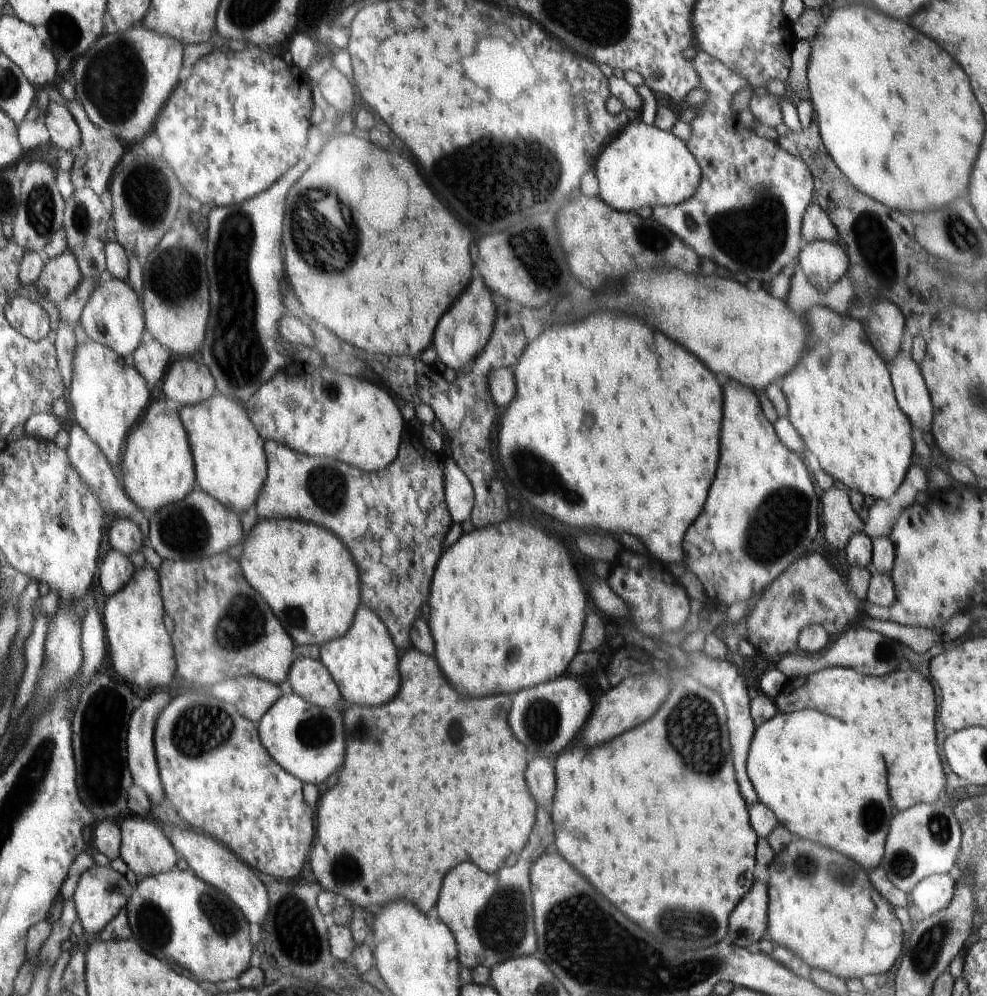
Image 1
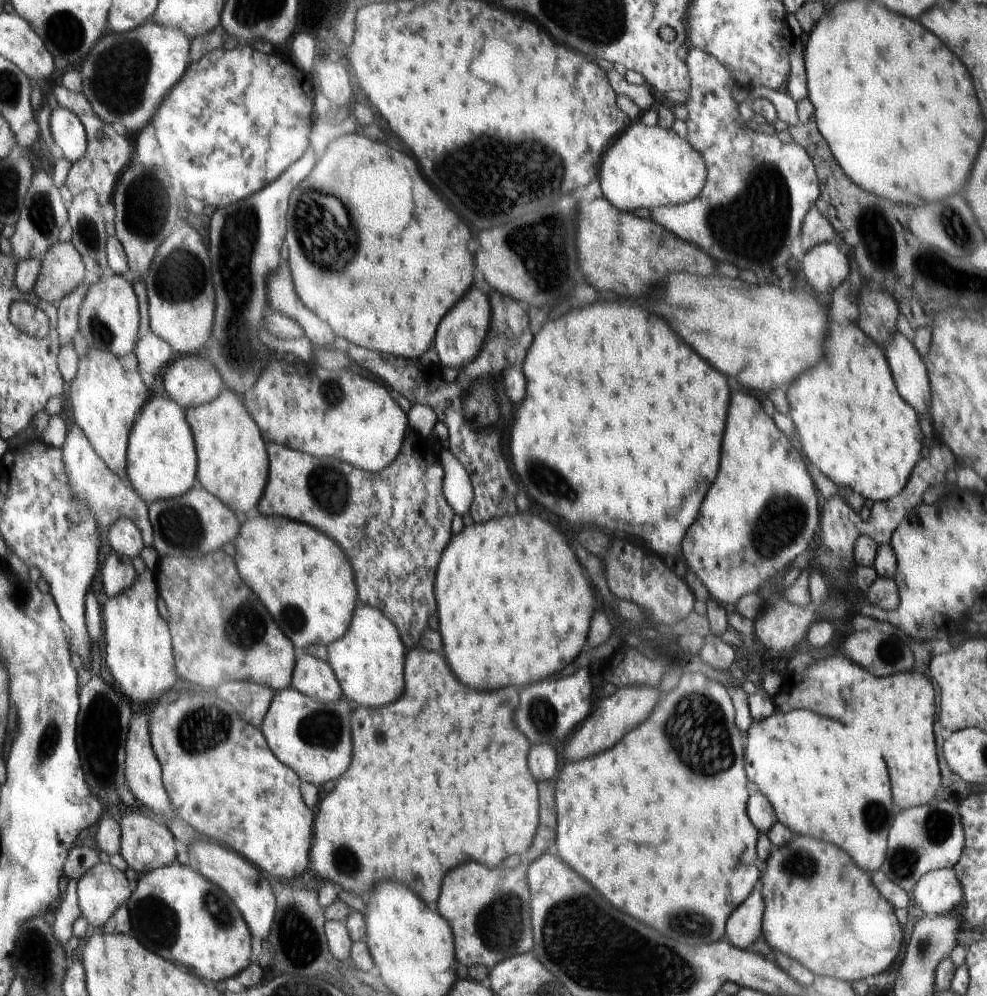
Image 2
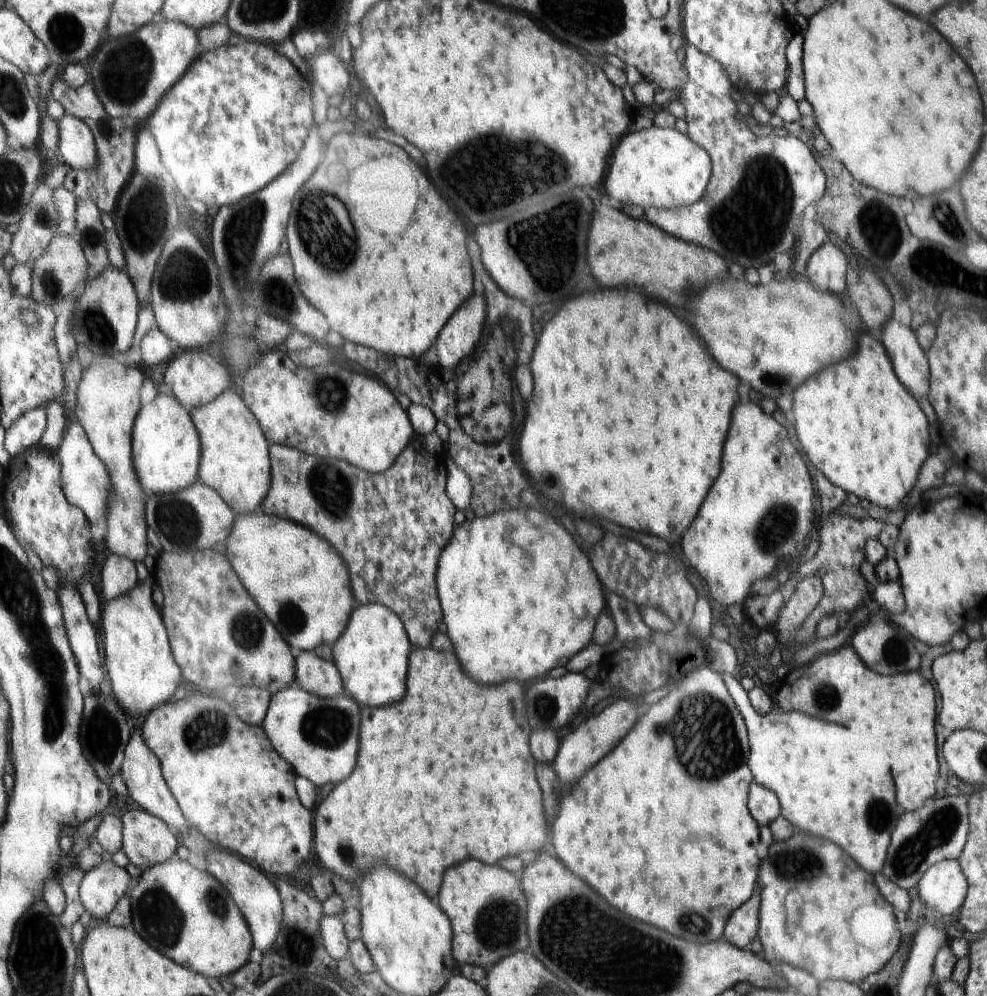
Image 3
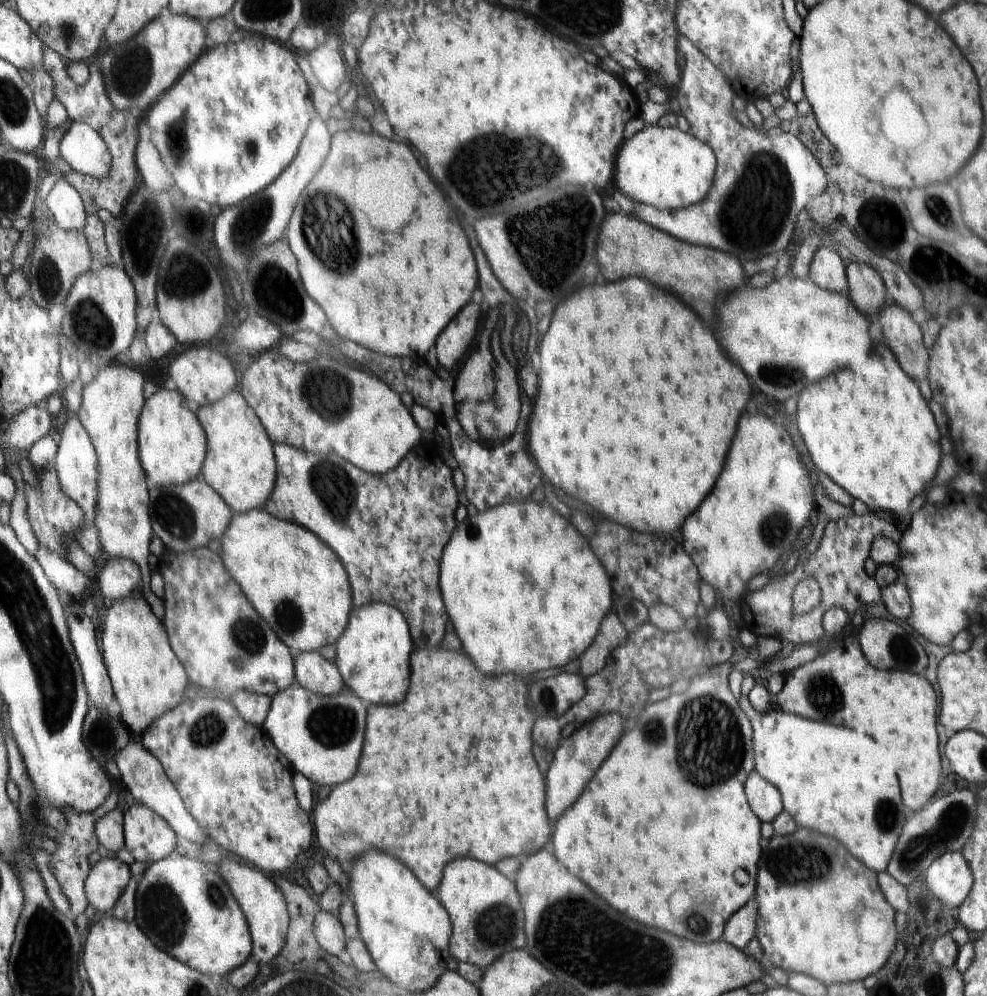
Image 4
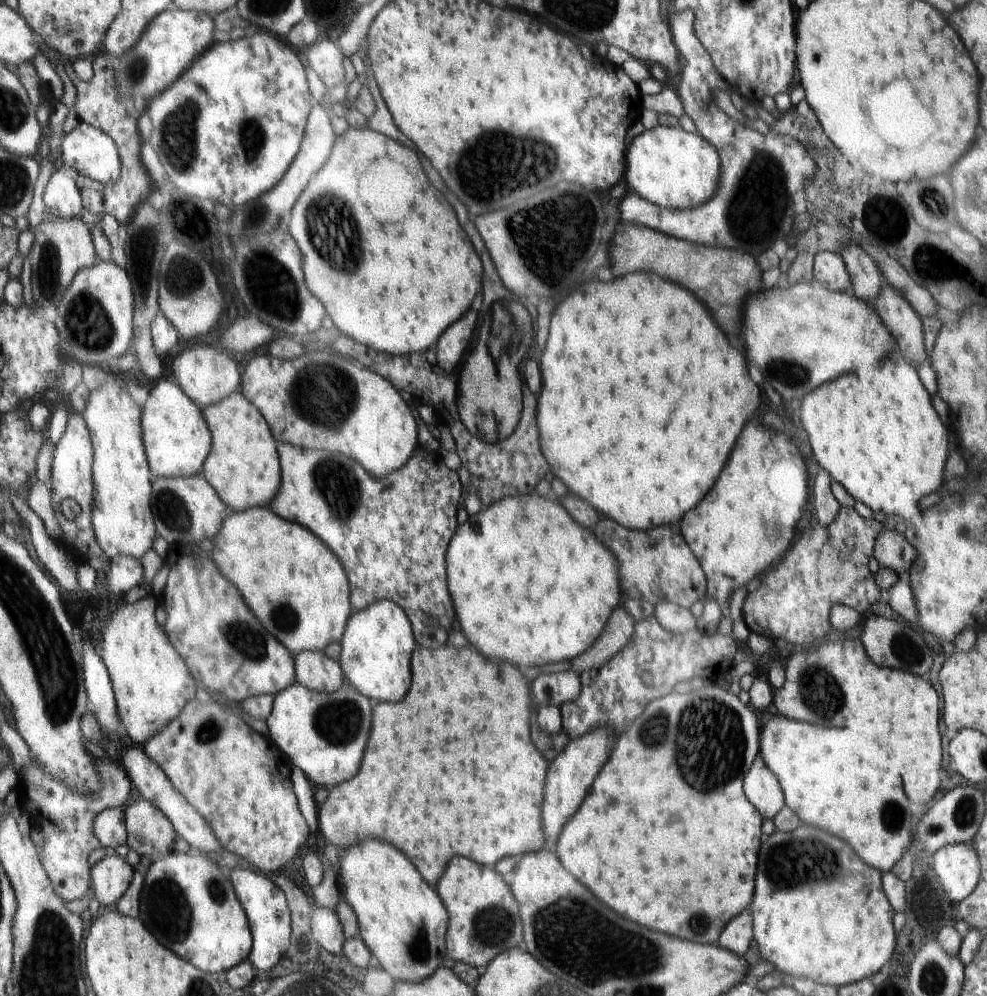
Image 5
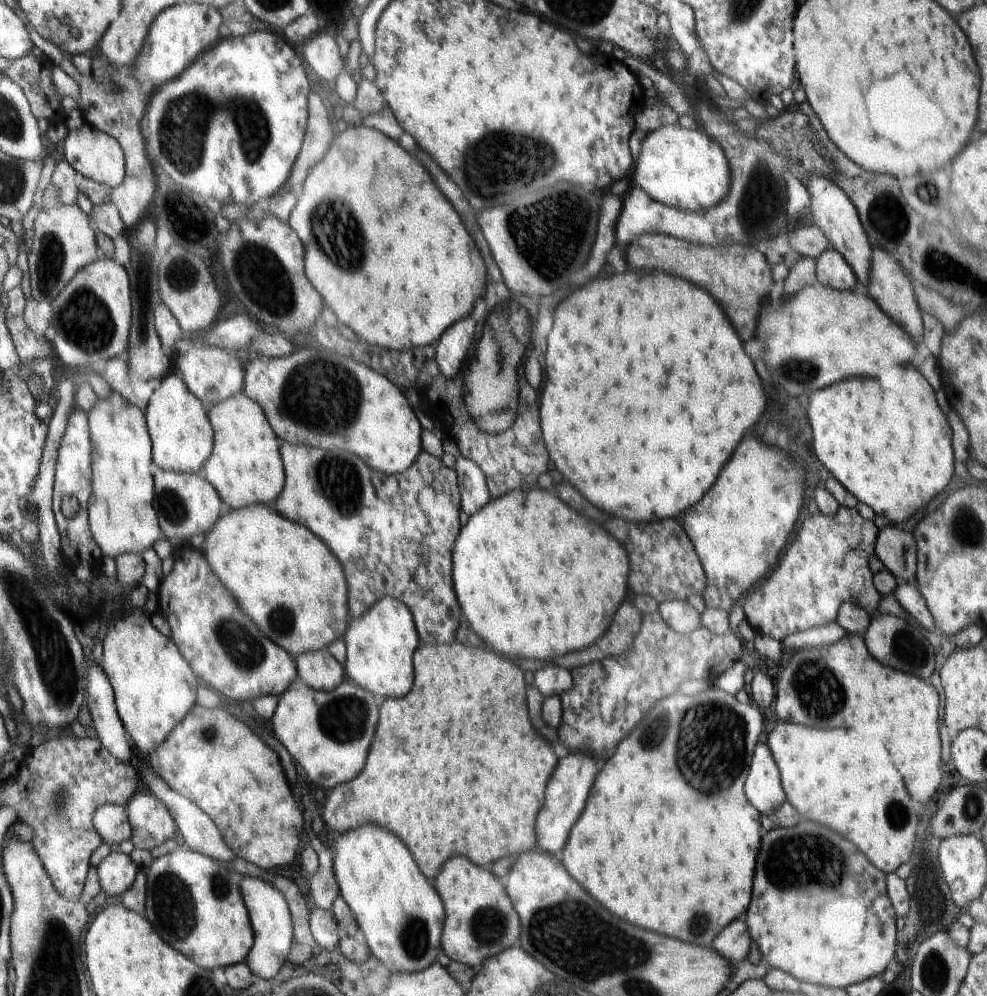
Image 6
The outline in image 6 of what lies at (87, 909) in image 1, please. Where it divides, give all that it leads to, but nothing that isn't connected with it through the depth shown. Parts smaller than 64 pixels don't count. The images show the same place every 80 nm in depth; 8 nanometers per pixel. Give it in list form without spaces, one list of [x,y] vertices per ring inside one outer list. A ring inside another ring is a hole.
[[[121,851],[111,852],[96,867],[100,888],[110,898],[128,893],[137,880],[138,871],[130,856]]]

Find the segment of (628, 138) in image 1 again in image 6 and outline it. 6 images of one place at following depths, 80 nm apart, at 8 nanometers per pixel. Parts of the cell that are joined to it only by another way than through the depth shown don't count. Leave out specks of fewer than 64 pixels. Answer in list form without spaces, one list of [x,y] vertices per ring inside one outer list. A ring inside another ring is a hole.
[[[664,125],[637,140],[634,147],[632,176],[635,186],[640,187],[652,200],[660,204],[680,208],[683,211],[708,210],[726,196],[730,184],[729,164],[722,147],[700,130],[686,130],[682,125]]]

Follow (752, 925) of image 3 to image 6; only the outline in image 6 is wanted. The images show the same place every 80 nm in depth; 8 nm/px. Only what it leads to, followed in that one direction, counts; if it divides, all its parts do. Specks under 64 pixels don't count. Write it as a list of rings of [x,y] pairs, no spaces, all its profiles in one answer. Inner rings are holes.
[[[746,914],[733,920],[724,930],[716,935],[710,948],[729,960],[730,964],[748,956],[751,940],[748,932]]]

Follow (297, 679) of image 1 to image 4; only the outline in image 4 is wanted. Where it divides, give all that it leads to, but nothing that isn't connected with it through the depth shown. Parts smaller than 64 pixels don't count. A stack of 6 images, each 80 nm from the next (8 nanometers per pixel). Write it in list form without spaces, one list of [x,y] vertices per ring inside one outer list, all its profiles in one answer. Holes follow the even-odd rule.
[[[318,651],[299,653],[297,658],[298,684],[319,695],[335,695],[342,692],[344,679],[337,663],[328,662]]]

